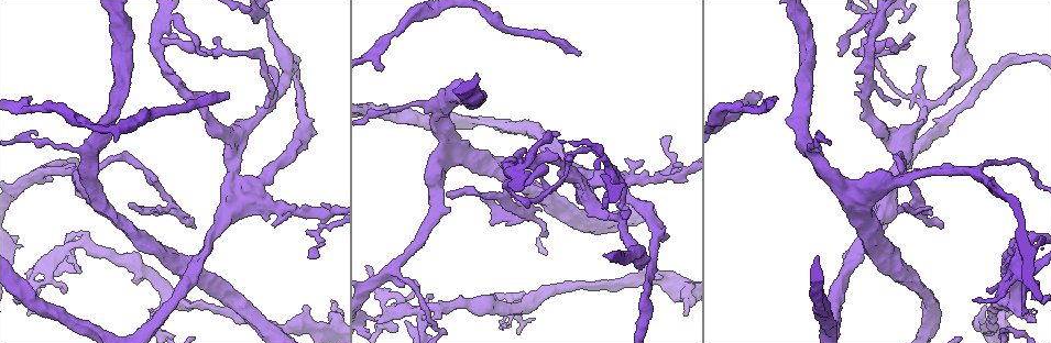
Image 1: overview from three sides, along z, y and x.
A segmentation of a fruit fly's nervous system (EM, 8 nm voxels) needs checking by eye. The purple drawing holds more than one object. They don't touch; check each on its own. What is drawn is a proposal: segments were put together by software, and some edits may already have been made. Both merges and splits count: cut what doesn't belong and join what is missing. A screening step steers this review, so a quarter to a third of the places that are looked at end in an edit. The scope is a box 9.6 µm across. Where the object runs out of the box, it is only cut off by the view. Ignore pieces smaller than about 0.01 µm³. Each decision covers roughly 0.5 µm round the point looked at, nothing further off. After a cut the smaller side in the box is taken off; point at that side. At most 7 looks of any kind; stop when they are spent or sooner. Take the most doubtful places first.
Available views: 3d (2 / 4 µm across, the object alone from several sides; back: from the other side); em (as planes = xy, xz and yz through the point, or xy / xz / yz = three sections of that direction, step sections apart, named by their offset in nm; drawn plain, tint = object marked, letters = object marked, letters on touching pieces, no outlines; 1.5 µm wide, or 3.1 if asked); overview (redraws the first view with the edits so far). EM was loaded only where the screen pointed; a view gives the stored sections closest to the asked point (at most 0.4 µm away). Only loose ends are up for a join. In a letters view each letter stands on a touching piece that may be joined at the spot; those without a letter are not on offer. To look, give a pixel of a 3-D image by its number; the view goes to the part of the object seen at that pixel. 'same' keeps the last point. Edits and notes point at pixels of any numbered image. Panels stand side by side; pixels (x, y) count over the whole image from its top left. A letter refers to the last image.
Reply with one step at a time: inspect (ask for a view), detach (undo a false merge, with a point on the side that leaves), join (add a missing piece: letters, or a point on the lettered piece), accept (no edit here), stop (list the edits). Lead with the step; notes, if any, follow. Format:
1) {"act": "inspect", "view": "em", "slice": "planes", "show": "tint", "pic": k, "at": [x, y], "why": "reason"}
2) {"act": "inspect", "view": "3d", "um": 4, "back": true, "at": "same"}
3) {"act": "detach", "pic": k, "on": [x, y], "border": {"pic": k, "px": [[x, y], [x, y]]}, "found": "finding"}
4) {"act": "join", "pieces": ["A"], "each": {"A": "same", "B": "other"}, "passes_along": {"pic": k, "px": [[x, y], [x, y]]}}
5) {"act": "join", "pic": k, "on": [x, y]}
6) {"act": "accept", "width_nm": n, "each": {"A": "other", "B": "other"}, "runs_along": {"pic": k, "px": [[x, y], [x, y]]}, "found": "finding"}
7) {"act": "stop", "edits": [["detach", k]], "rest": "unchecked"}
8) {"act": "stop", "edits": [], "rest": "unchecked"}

{"act": "inspect", "view": "3d", "um": 4, "pic": 1, "at": [581, 52], "why": "free end"}

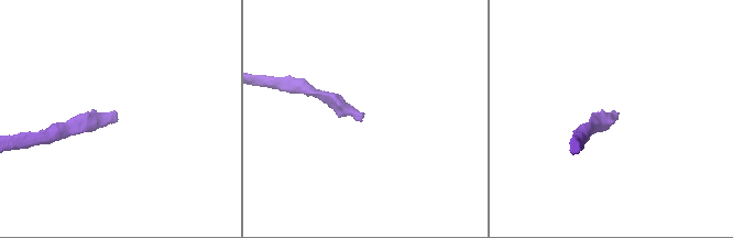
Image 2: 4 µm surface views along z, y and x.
{"act": "inspect", "view": "em", "slice": "xy", "step": 8, "show": "tint", "pic": 2, "at": [616, 112], "why": "shape alone is not enough"}

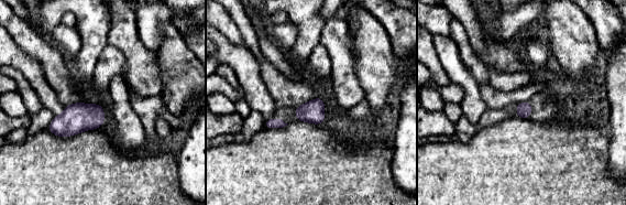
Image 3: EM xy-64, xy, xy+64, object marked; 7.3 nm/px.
{"act": "inspect", "view": "em", "slice": "xz", "step": 8, "show": "letters", "at": "same"}

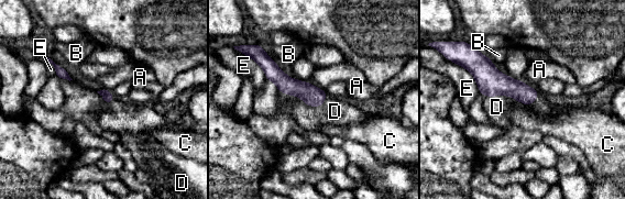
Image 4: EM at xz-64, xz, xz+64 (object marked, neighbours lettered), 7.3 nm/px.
{"act": "join", "pieces": ["D"], "each": {"A": "other", "B": "other", "C": "other", "D": "same", "E": "other"}, "found": "it goes on there"}

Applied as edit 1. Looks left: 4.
{"act": "inspect", "view": "3d", "um": 4, "pic": 1, "at": [899, 21]}

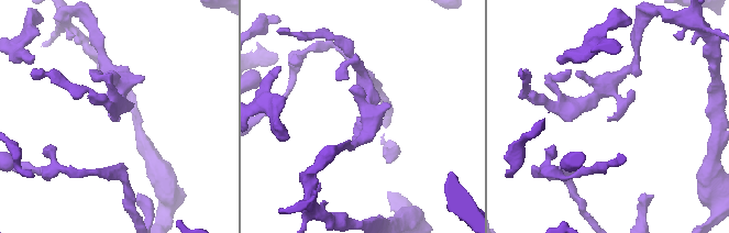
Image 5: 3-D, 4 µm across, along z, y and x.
{"act": "inspect", "view": "em", "slice": "planes", "show": "letters", "pic": 5, "at": [119, 119], "why": "now the EM"}

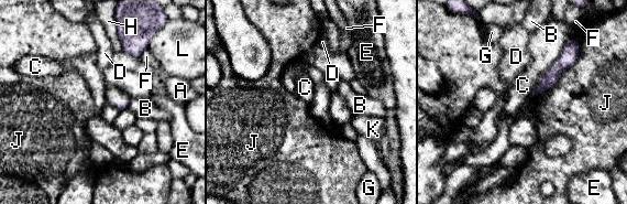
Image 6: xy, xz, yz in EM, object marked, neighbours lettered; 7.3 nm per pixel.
{"act": "accept", "each": {"A": "other", "B": "other", "C": "other", "D": "other", "E": "other", "F": "other", "G": "other", "H": "other", "J": "other", "K": "other", "L": "other"}, "border": {"pic": 6, "px": [[130, 102], [127, 107]]}, "found": "no lettered piece goes on from it"}

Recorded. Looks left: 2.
{"act": "stop", "edits": [["join", 4]], "rest": "unchecked"}

